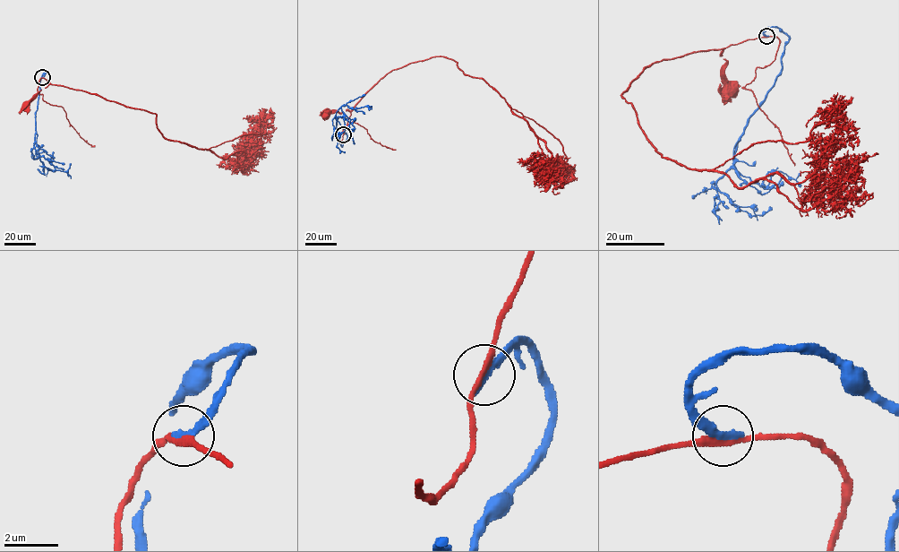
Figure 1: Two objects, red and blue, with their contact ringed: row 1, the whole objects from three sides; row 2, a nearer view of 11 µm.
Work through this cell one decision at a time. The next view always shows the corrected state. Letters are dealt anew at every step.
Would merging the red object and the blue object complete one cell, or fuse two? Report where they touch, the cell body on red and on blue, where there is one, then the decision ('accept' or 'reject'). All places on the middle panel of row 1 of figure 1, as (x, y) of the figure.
place (343, 134); soma red (327, 116); soma blue none; reject

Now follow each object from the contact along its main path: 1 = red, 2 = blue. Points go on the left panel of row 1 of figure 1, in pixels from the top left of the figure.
1: (42, 77), (49, 83), (24, 104)
2: (42, 77), (46, 72), (41, 78), (35, 113), (35, 150), (56, 170), (66, 171), (71, 163)

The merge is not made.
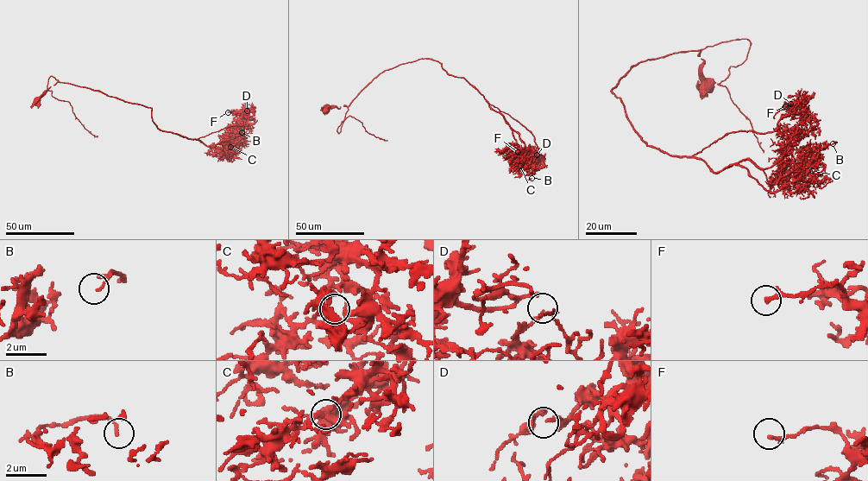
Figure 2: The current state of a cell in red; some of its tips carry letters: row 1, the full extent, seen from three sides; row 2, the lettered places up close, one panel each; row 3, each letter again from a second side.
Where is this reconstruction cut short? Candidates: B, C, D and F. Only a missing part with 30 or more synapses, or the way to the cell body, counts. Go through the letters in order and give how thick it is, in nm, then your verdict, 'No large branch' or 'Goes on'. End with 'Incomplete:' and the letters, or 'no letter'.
B: Thickness 130 nm. No large branch
C: Thickness 160 nm. No large branch
D: Thickness 140 nm. No large branch
F: Thickness 200 nm. No large branch
Incomplete: no letter

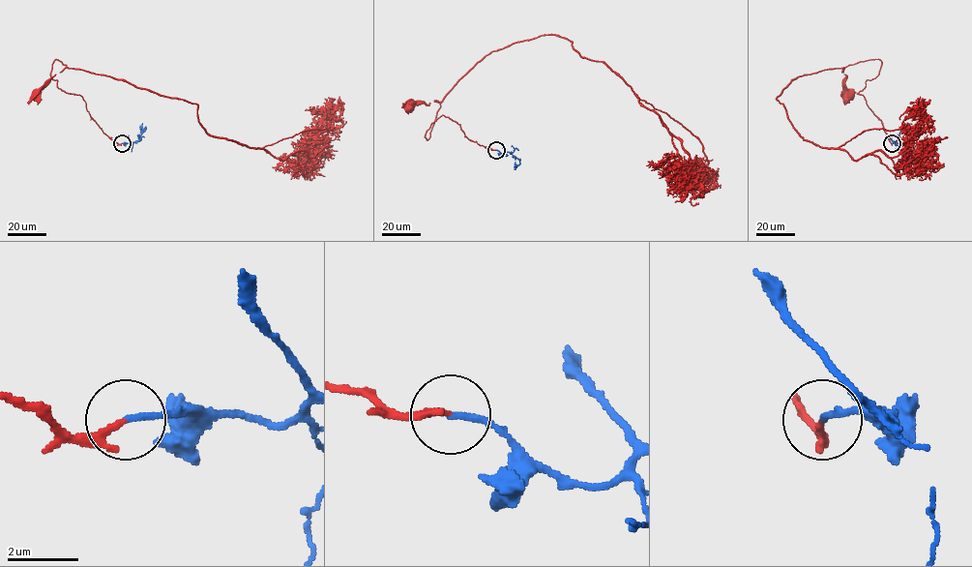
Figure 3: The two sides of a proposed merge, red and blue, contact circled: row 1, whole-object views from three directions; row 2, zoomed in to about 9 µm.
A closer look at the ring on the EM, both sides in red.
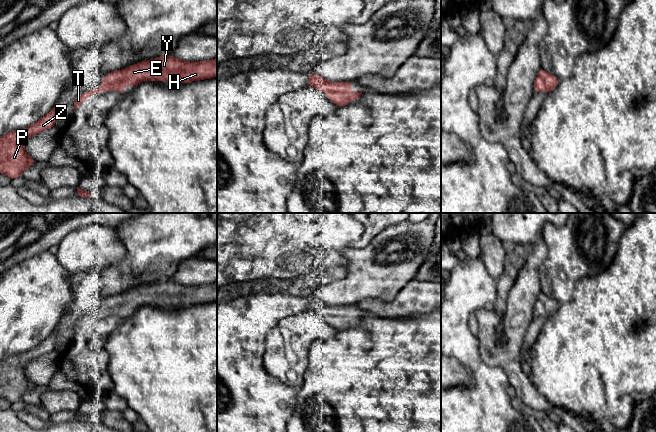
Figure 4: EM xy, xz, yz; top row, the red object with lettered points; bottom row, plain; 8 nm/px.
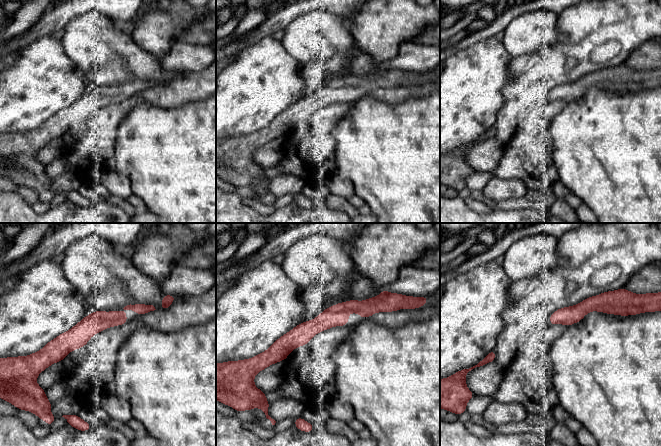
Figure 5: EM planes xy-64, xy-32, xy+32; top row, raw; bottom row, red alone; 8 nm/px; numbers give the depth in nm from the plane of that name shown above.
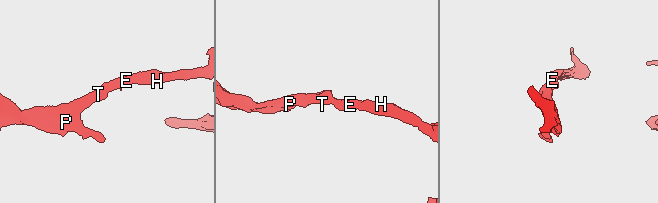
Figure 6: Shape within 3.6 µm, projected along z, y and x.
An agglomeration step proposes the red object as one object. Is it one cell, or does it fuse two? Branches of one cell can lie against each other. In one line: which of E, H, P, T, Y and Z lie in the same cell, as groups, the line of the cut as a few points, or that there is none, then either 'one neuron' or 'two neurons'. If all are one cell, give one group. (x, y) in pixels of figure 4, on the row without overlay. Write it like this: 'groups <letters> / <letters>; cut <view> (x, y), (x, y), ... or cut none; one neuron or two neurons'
groups E H P T Y Z; cut none; one neuron

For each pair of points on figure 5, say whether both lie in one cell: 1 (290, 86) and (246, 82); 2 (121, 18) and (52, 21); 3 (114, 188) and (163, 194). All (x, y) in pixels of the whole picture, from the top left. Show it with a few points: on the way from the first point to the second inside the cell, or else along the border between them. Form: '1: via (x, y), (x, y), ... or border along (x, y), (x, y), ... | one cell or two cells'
1: via (279, 86), (257, 85) | one cell
2: via (104, 10), (69, 10) | one cell
3: border along (116, 172), (128, 179), (133, 193) | two cells

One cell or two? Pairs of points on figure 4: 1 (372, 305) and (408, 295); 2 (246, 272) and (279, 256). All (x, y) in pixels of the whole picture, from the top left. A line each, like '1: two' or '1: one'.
1: one
2: one

